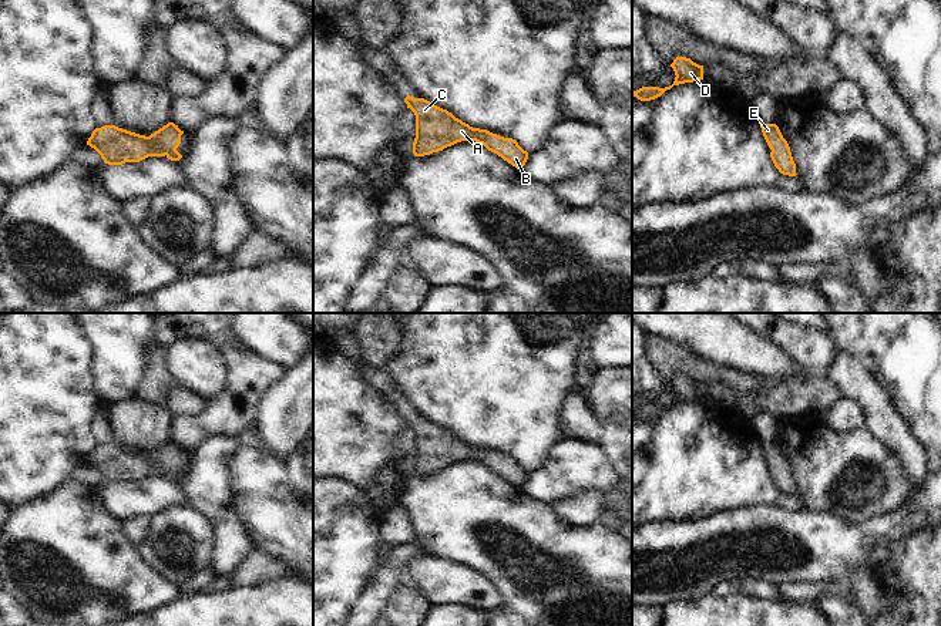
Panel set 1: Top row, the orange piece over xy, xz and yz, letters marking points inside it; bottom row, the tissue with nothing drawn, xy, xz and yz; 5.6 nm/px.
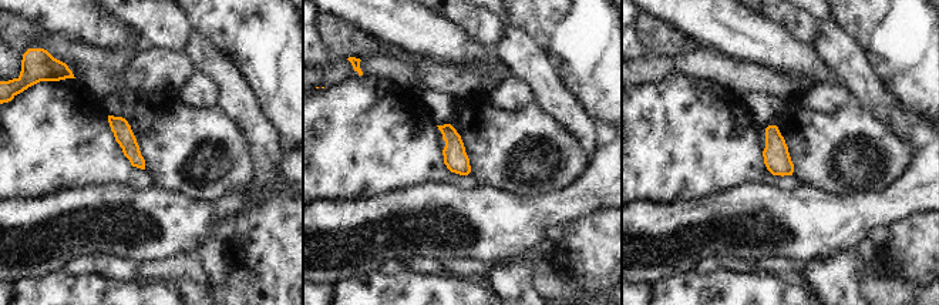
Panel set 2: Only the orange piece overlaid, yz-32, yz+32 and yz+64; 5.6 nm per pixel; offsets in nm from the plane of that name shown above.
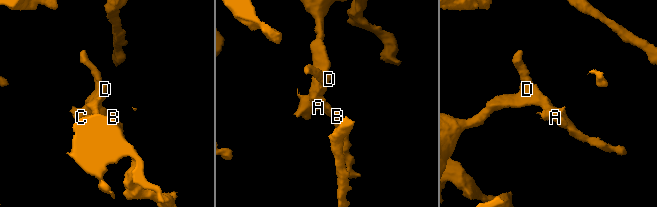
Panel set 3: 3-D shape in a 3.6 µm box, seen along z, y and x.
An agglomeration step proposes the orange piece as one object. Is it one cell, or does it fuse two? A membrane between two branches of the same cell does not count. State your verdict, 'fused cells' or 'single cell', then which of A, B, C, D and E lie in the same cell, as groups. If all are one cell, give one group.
single cell; groups A B C D E

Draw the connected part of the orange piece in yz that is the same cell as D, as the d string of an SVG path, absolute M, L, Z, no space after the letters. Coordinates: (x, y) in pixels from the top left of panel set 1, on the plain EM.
M676 376L671 386L673 387L676 394L672 404L665 407L642 405L634 410L632 415L636 415L641 420L651 420L661 415L666 408L671 408L673 404L703 398L703 384L693 381L690 377Z

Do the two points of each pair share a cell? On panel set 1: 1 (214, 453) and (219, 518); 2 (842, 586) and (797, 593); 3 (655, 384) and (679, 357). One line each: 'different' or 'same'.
1: same
2: same
3: different

